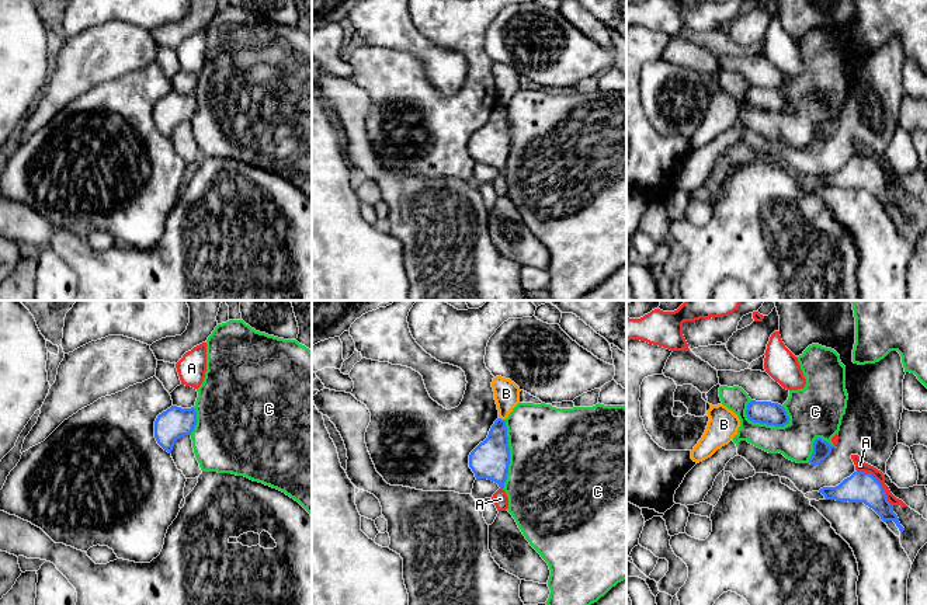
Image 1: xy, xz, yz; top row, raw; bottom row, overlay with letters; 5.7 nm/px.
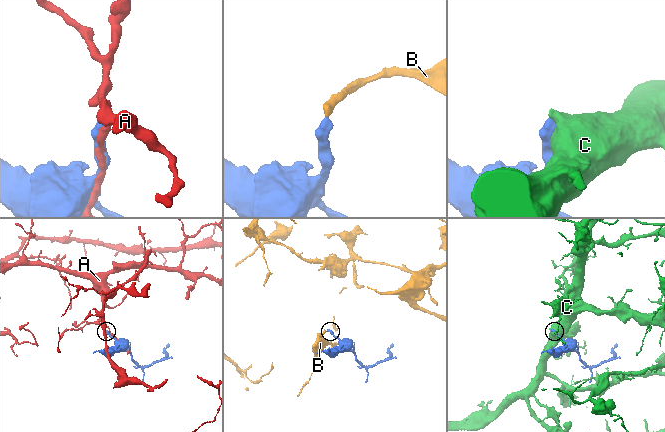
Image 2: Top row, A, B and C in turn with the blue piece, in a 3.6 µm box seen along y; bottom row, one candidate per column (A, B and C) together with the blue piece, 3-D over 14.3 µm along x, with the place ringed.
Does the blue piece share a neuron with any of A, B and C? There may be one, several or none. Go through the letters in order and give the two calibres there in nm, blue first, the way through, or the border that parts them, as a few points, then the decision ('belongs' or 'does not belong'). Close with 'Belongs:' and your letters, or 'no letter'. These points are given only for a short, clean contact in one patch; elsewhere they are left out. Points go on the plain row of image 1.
A: 180/60 nm | does not belong
B: 220/140 nm | along xz (499, 103), (504, 105) | does not belong
C: 130/200 nm | does not belong
Belongs: no letter

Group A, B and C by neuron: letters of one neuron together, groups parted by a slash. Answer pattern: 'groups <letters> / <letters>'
groups A / B / C

